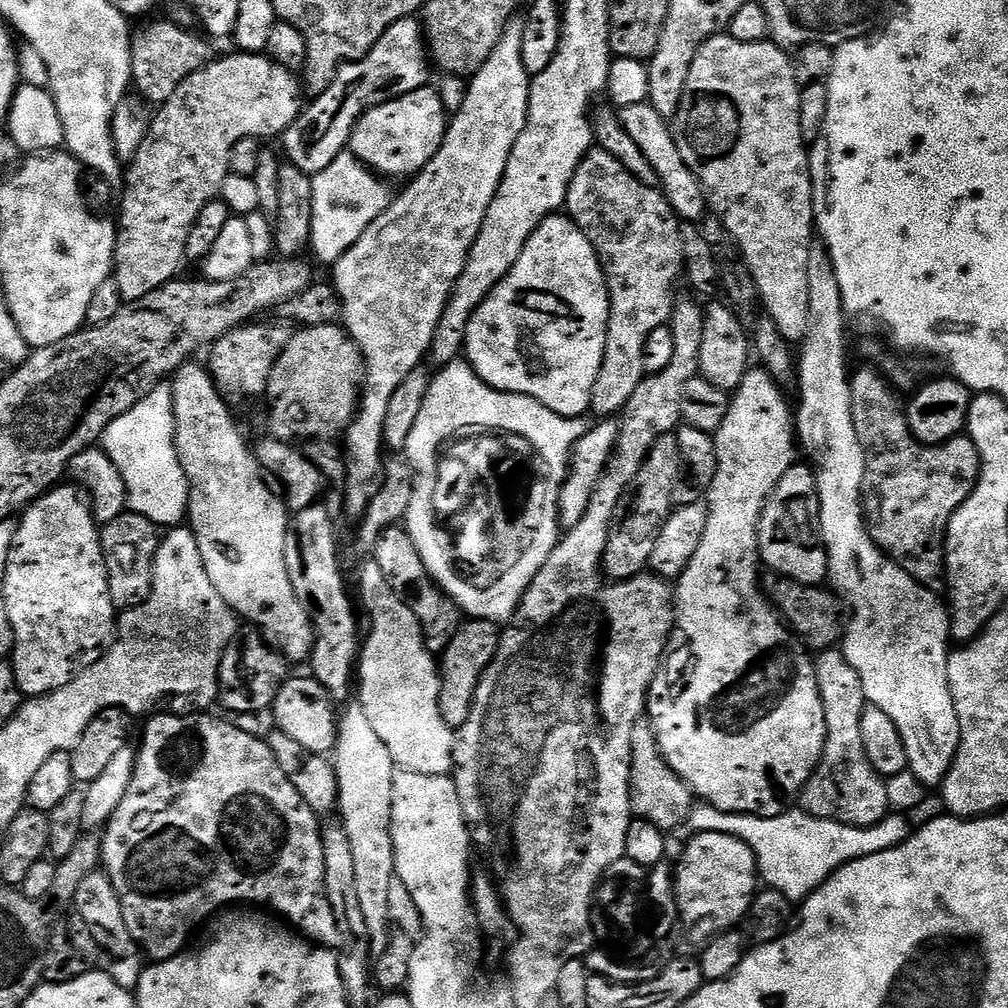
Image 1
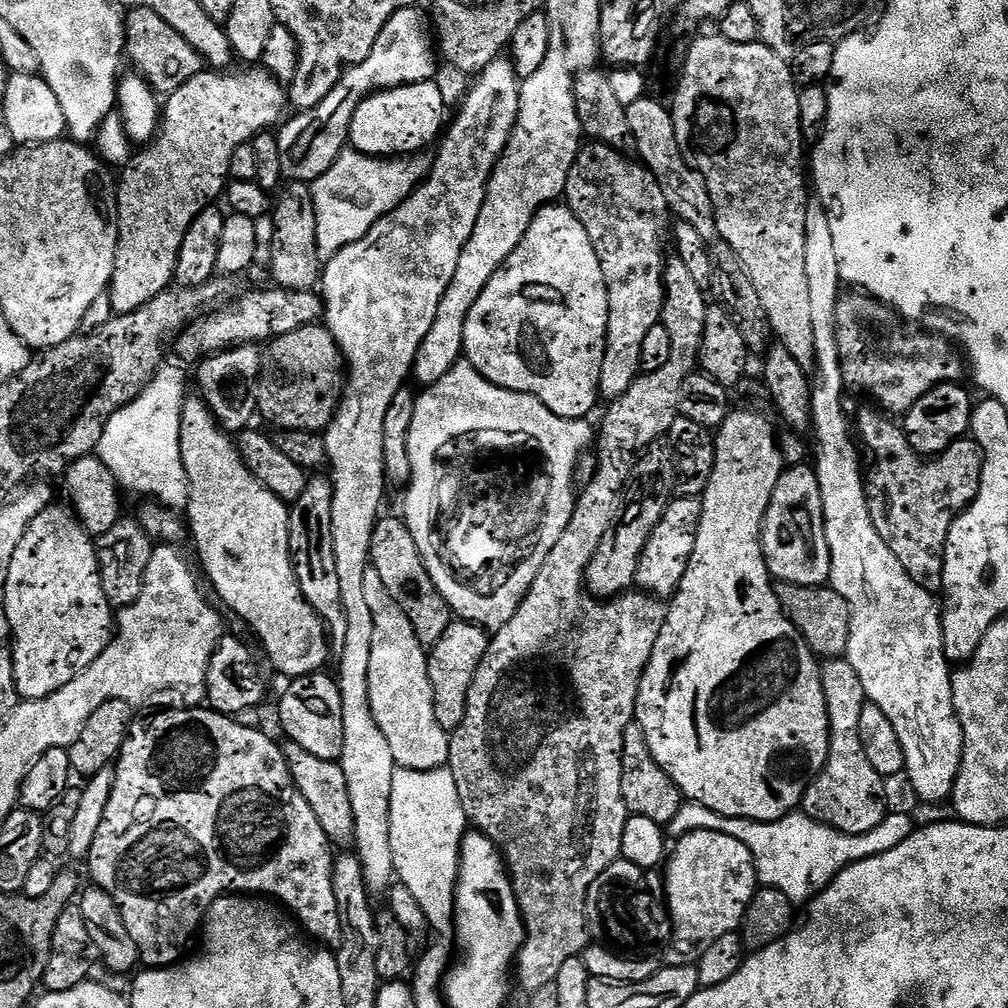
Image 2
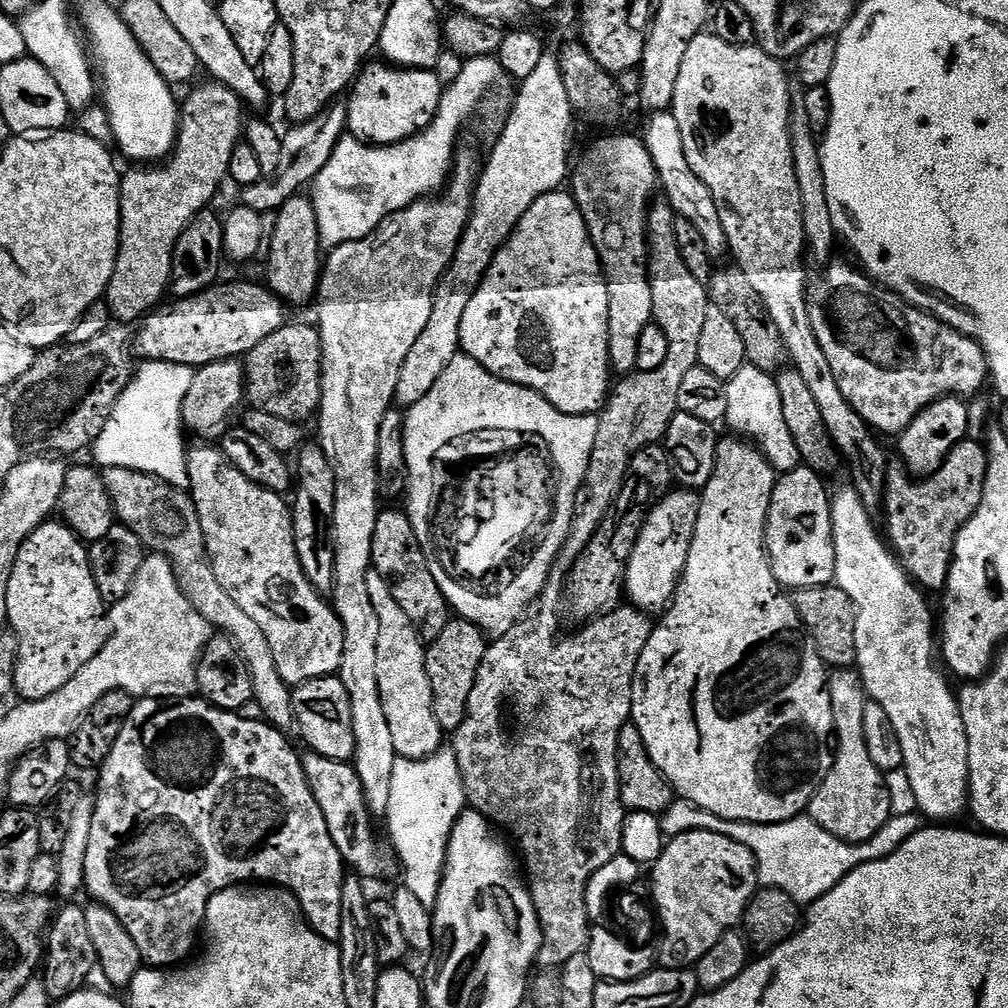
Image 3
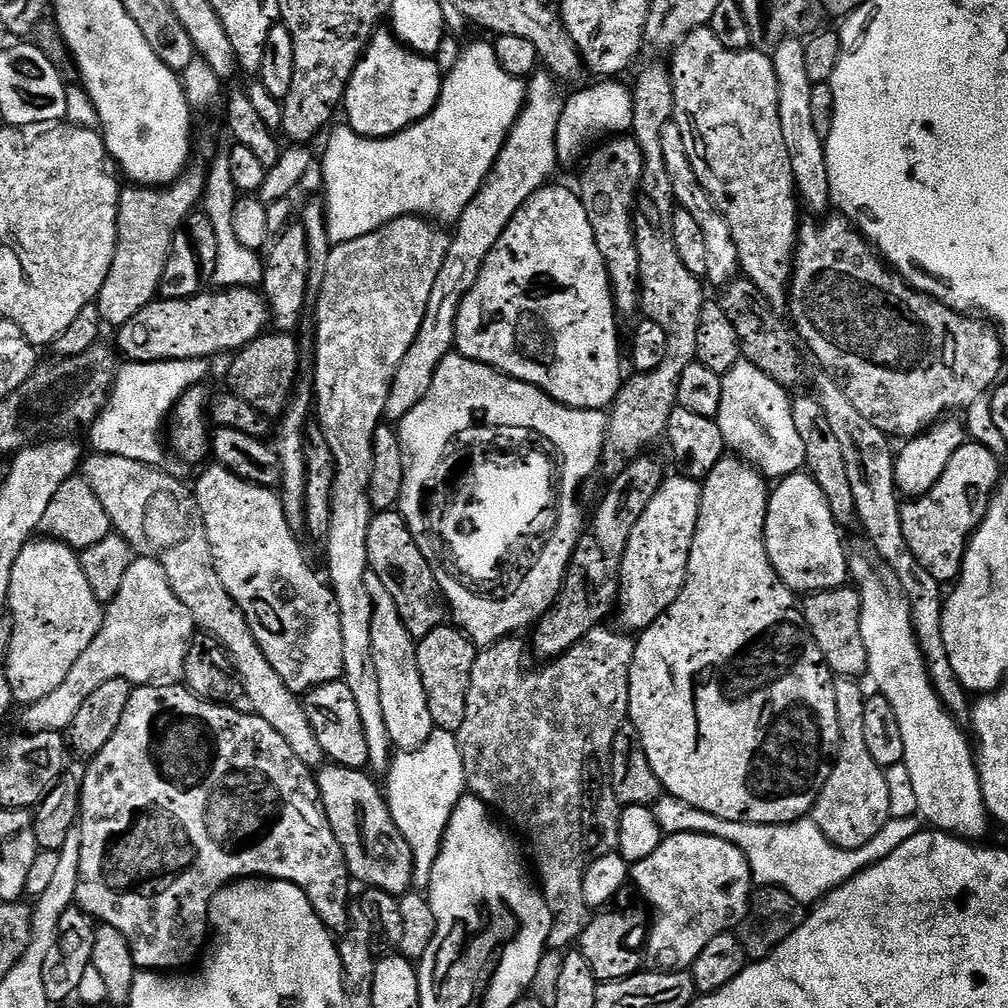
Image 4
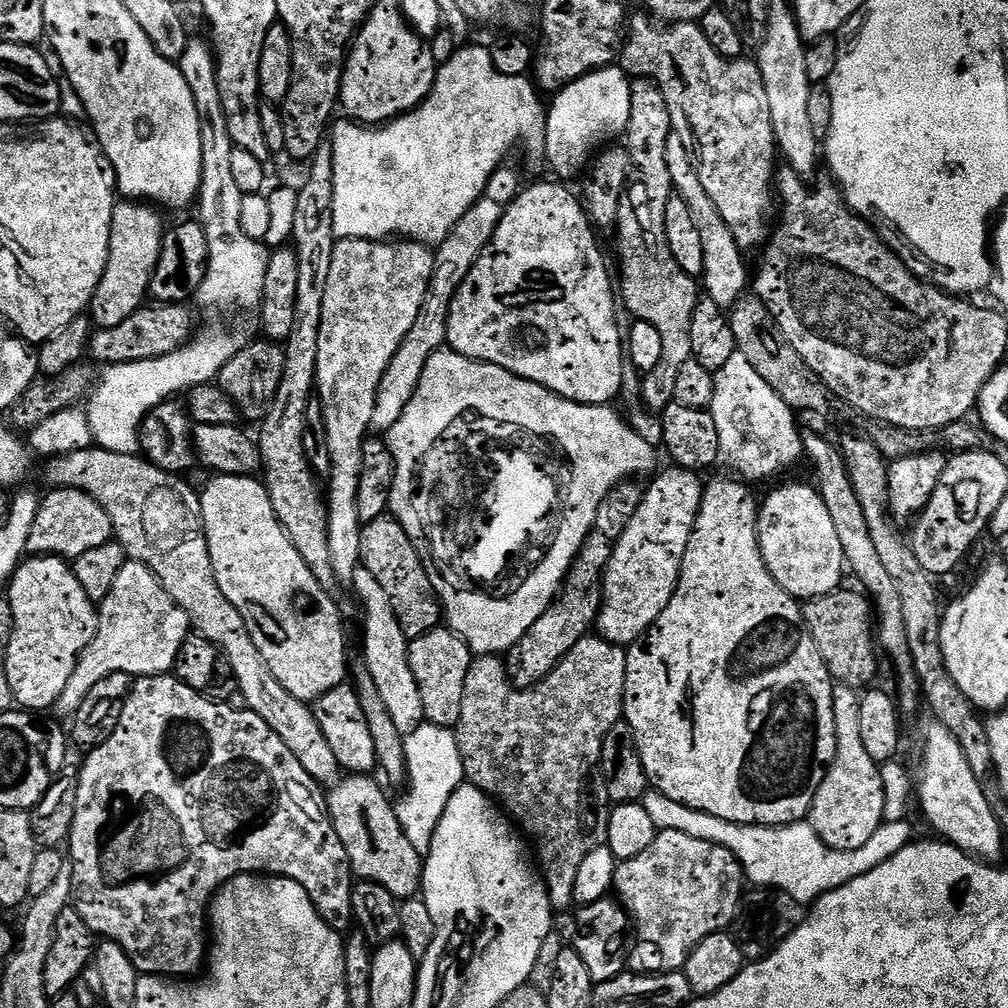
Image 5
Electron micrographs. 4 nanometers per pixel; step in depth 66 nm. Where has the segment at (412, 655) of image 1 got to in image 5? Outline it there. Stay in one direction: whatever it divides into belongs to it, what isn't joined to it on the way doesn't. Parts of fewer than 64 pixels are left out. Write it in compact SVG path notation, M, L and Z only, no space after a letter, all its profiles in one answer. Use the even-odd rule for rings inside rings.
M362 566L354 570L350 587L356 591L356 596L364 607L366 670L378 686L378 694L382 694L382 702L386 702L386 710L390 710L390 719L394 726L398 726L398 730L405 734L413 732L419 724L425 723L422 694L418 694L418 682L414 682L414 670L410 670L410 641L394 614L394 606L390 606L390 594L386 594L386 590L382 590L380 583L374 579L374 574L370 574L370 570Z

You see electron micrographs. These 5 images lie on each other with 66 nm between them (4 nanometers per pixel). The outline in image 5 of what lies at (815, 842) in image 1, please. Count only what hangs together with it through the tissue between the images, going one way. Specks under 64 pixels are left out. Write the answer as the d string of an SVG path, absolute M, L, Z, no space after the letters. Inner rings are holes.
M655 790L645 792L642 803L657 830L678 830L682 834L690 834L690 838L705 840L730 850L734 858L738 858L745 877L753 885L779 888L805 906L811 905L819 896L825 896L830 890L894 858L898 850L902 850L914 840L911 823L907 819L902 822L885 822L880 825L874 838L866 842L866 846L858 846L858 850L839 852L826 846L822 838L814 834L812 825L807 822L783 824L781 828L765 828L762 824L735 824L722 818L714 818L705 812L696 812L693 808L682 806L674 802L674 798L666 798Z

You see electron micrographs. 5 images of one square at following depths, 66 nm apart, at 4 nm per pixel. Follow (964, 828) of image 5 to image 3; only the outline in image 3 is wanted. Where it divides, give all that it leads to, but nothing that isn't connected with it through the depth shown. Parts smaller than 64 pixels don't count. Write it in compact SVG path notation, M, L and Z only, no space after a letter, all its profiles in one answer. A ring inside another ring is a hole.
M845 486L844 489L841 490L840 493L833 495L830 500L831 506L832 506L832 541L834 542L834 558L836 559L836 579L834 581L835 587L841 588L843 592L845 592L848 597L850 598L850 602L854 607L856 607L856 625L854 626L854 642L856 643L856 663L855 667L858 669L860 673L860 677L862 678L862 682L864 683L864 689L869 694L869 697L874 702L878 702L882 706L882 710L886 710L886 714L890 714L890 722L894 722L894 730L898 730L898 738L900 741L902 741L902 754L904 755L904 773L907 774L907 776L910 778L910 786L914 790L914 794L916 797L918 797L918 809L925 817L926 815L929 816L929 821L932 822L952 822L955 820L952 820L955 818L955 816L960 816L963 814L965 815L966 809L968 808L968 739L966 738L966 726L962 722L962 718L960 717L960 702L957 696L957 693L954 691L952 692L952 688L950 685L948 685L949 677L945 675L943 671L942 673L939 672L938 669L936 669L936 660L938 664L938 640L936 637L936 640L934 637L932 637L932 612L930 609L928 609L928 604L926 601L924 601L925 593L921 591L919 587L914 583L911 576L908 575L907 572L905 572L904 567L900 565L899 560L896 559L891 547L886 543L885 537L883 535L880 536L878 533L876 533L876 528L874 525L872 525L872 516L873 513L868 509L868 507L865 506L865 504L862 502L862 498L858 493L856 493L855 488L851 486Z

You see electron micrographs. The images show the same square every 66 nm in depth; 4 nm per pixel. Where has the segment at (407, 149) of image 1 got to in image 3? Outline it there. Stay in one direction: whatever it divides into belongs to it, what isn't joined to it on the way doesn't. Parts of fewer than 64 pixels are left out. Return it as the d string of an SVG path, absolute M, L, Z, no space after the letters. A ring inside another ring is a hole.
M369 63L357 75L351 85L350 93L352 97L346 100L348 105L348 127L347 131L355 136L357 140L363 140L366 144L383 146L385 144L397 144L403 140L409 140L412 136L417 136L436 117L436 112L440 109L440 98L442 95L442 85L436 73L426 68L398 68L389 66L387 63Z

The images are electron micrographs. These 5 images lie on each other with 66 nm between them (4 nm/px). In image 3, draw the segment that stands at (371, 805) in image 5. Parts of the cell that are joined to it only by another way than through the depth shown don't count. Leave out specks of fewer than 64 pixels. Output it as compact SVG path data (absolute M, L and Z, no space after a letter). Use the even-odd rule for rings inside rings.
M309 751L307 755L303 757L306 782L326 818L330 838L334 838L334 846L338 846L345 865L355 875L368 882L388 880L395 872L397 875L396 854L383 839L380 841L376 837L376 832L372 829L374 817L368 811L368 803L355 767L343 760L331 760L320 756L317 752Z

